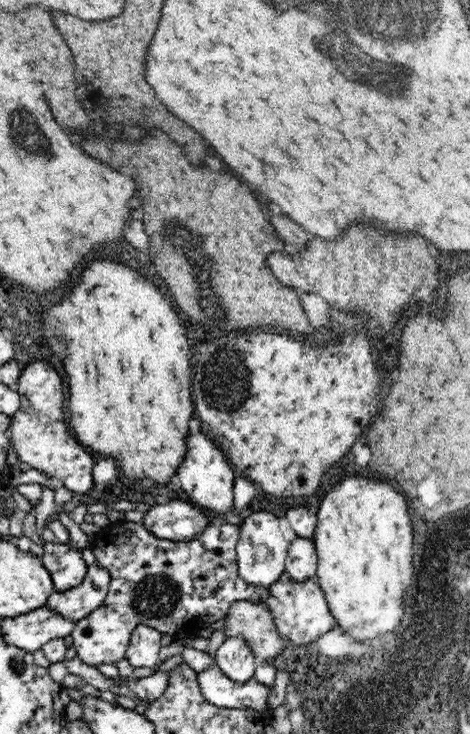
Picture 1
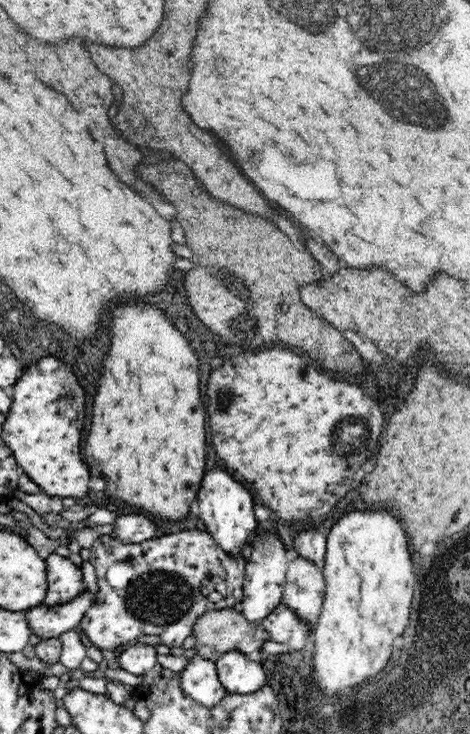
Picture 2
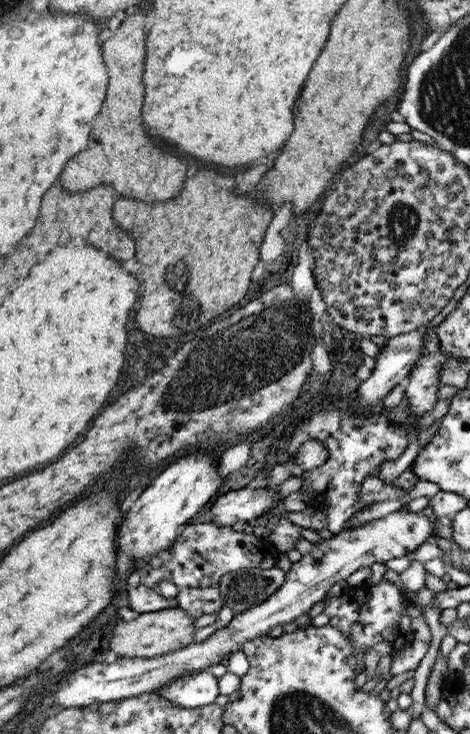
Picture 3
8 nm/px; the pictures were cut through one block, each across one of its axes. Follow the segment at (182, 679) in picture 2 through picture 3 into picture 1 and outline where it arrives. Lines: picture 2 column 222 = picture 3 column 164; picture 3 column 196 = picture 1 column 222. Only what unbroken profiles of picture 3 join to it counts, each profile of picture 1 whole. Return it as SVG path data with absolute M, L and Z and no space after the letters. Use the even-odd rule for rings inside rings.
M217 665L197 673L200 692L206 702L216 707L264 709L270 696L270 687L252 678L246 683L235 683Z

